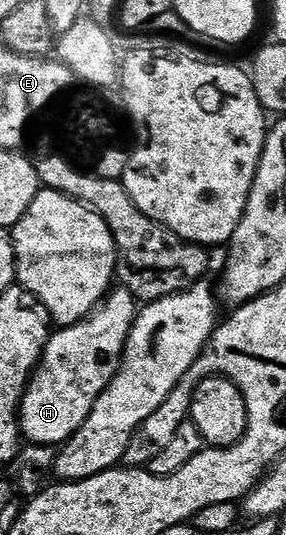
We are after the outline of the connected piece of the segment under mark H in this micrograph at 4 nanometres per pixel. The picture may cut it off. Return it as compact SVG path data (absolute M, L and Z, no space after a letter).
M115 288L103 299L99 309L90 318L84 318L75 326L56 329L48 337L47 347L43 349L43 357L35 367L31 381L23 391L23 399L19 402L19 433L28 443L58 448L75 435L81 424L85 424L101 392L105 392L105 388L113 380L113 376L117 376L119 367L123 365L123 354L127 351L129 332L135 322L136 313L135 295L127 289Z

